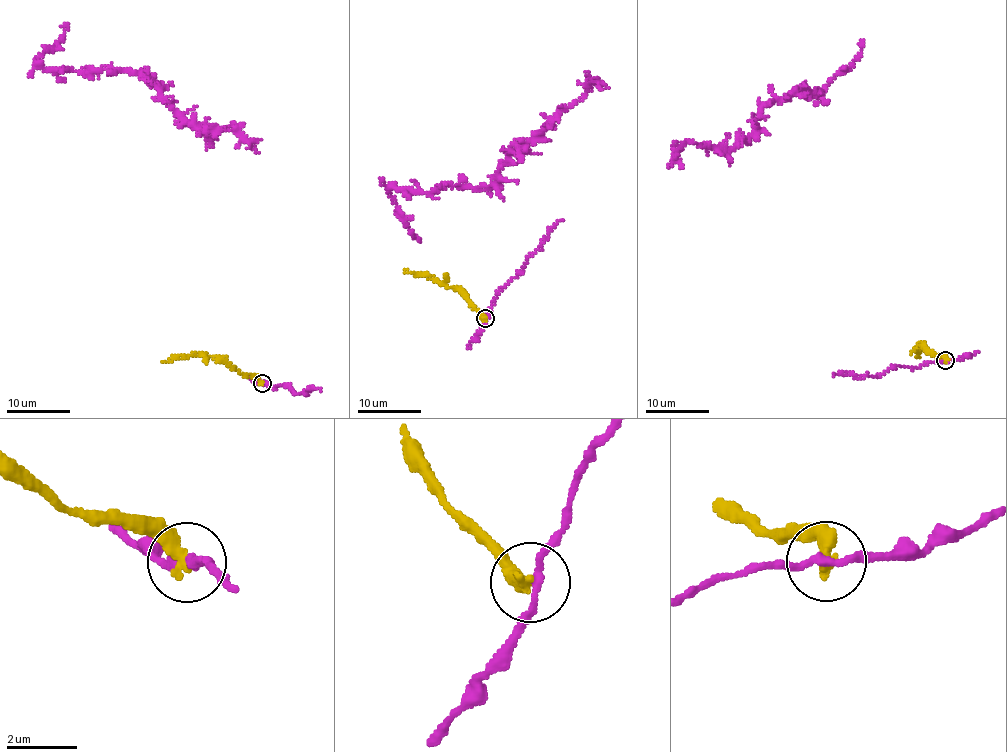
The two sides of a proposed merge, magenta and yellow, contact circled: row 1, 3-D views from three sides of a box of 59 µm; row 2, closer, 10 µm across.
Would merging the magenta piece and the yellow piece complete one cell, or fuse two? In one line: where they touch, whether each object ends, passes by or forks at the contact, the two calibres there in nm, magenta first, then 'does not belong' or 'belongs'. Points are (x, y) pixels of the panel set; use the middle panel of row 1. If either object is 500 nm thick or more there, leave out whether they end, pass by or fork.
at (485, 318); magenta passes by; yellow ends there; 200 nm thick on the magenta side, 360 nm on the other; does not belong

